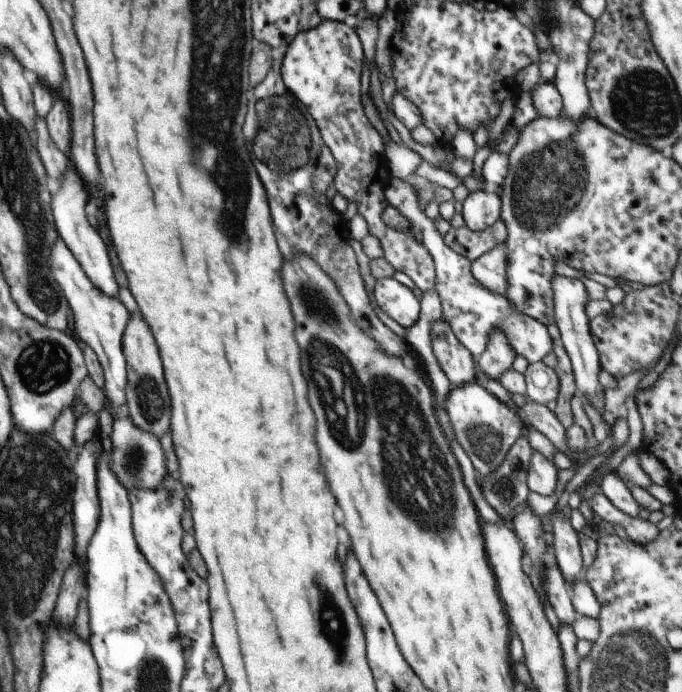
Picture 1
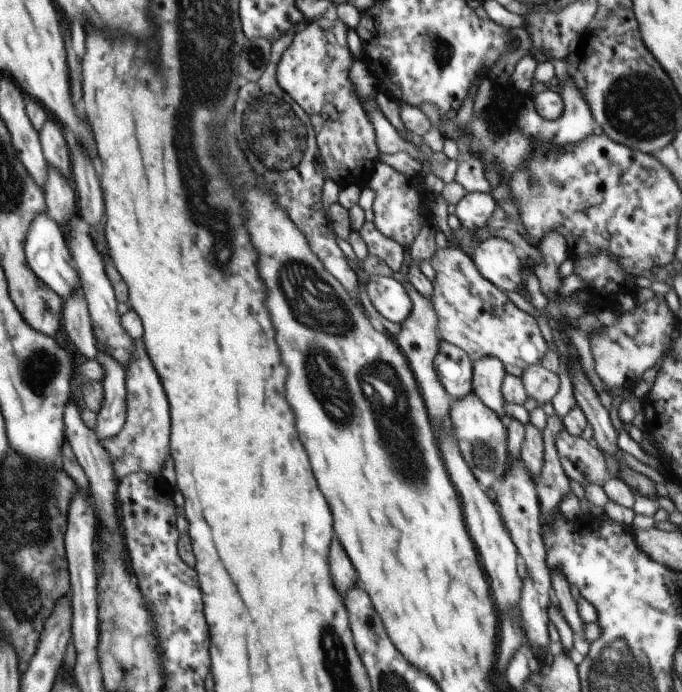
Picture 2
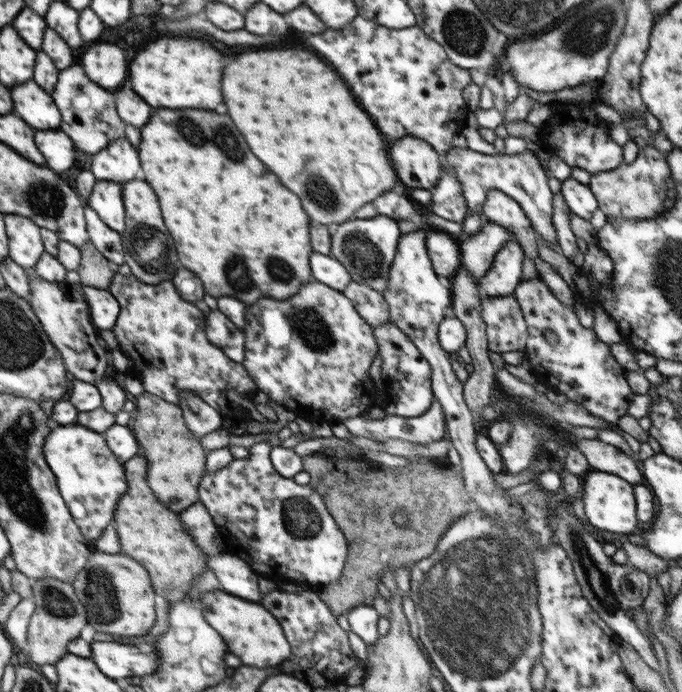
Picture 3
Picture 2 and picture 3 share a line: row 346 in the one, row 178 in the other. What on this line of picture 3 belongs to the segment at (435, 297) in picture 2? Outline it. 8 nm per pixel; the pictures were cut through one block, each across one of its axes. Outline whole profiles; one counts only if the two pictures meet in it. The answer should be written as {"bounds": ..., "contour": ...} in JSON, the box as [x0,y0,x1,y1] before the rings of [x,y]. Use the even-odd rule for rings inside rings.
{"bounds":[442,148,560,252],"contour":[[[455,148],[448,150],[442,168],[454,171],[459,178],[460,184],[467,200],[466,208],[470,214],[483,214],[483,205],[489,190],[498,189],[508,196],[514,197],[524,210],[526,218],[530,220],[536,234],[547,240],[549,247],[560,252],[557,244],[557,232],[553,222],[554,203],[553,193],[548,187],[549,176],[544,172],[539,158],[535,152],[522,152],[522,154],[488,155],[473,152],[468,148]]]}

